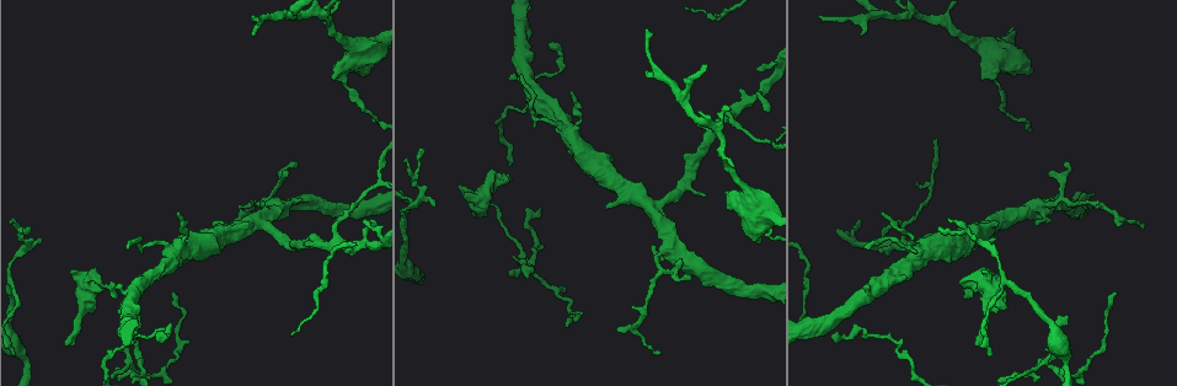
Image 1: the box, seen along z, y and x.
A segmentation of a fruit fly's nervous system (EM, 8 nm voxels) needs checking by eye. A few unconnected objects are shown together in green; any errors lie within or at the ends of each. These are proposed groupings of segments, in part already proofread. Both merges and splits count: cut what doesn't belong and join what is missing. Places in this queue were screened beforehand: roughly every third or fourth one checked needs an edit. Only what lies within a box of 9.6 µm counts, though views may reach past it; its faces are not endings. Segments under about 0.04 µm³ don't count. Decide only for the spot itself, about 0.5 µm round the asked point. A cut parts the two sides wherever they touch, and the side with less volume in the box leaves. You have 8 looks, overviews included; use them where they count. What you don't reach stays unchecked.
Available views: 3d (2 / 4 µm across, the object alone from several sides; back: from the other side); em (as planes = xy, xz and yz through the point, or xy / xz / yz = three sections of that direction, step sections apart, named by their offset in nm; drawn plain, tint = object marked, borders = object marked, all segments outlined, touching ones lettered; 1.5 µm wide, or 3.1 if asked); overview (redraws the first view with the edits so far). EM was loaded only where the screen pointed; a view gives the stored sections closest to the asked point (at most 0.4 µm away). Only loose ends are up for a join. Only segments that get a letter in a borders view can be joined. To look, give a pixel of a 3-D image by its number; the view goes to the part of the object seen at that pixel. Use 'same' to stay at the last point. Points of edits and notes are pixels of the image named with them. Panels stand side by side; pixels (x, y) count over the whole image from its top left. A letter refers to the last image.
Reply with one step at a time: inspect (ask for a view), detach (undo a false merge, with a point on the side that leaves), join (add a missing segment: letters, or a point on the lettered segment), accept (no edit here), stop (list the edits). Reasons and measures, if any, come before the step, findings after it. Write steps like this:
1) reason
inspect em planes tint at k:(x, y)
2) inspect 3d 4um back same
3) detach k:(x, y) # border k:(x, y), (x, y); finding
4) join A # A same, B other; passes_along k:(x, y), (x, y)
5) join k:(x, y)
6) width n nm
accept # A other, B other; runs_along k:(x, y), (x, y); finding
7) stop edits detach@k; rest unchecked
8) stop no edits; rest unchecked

inspect 3d 4um at 1:(985, 271)

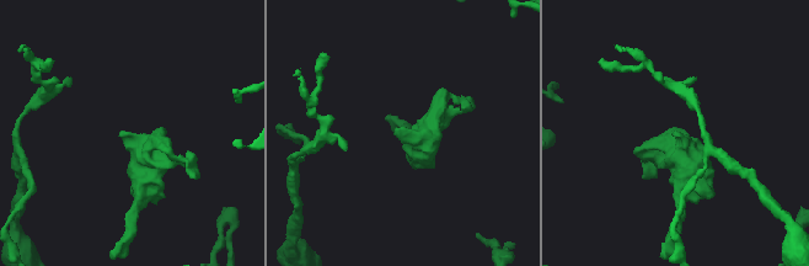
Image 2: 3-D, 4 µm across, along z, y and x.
inspect em yz step 4 tint at 2:(121, 135)

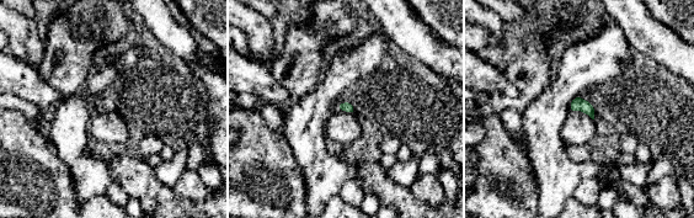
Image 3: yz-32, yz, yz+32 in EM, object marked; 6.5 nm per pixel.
cut it another way
inspect em xy step 8 borders same

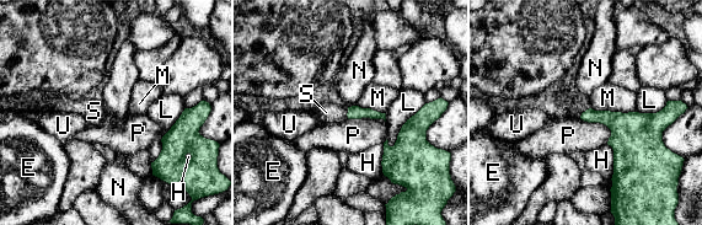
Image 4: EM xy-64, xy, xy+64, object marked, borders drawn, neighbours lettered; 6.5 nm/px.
join S # E other, H other, L other, M other, N other, P other, S same, U other; passes_along 4:(354, 112), (347, 113), (328, 112); the cell continues

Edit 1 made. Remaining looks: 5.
see it whole again
inspect overview

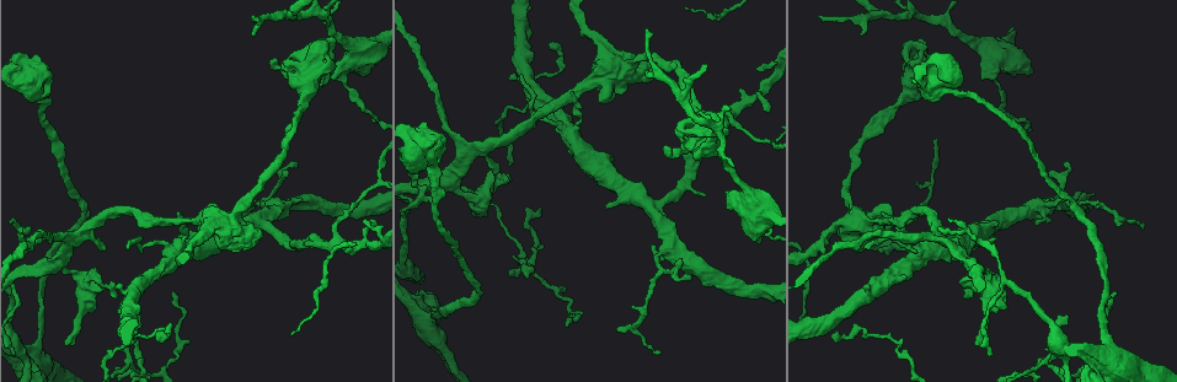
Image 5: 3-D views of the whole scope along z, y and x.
stops while still wide
inspect em planes borders at 5:(605, 208)

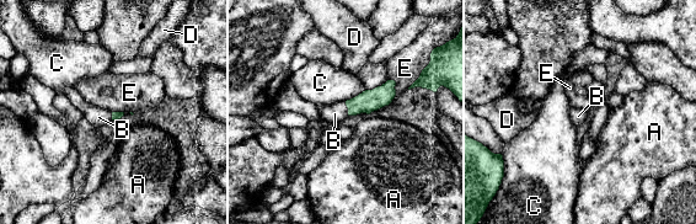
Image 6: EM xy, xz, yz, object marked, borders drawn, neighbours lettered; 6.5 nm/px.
join B # A other, B same, C other, D other, E other; the cell continues

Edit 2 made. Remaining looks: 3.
inspect overview

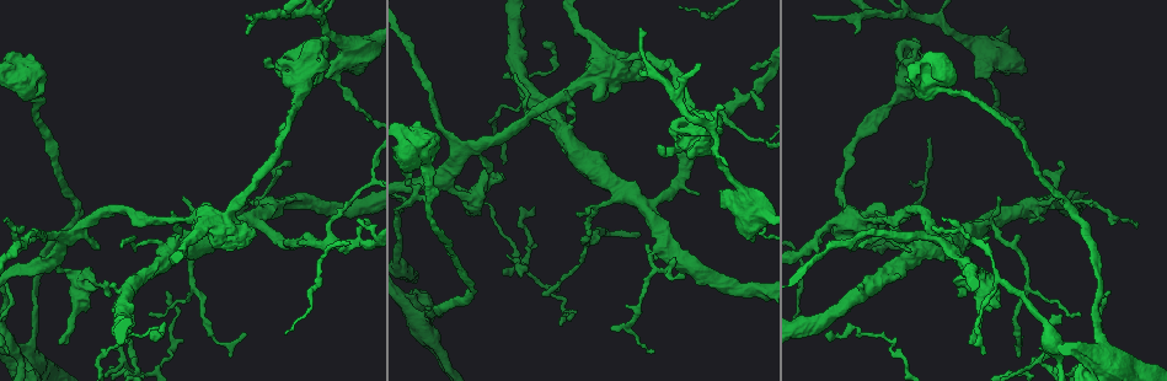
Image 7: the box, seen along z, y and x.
thin end
inspect em planes borders at 7:(970, 343)

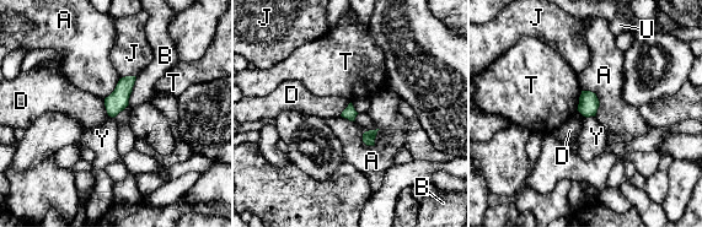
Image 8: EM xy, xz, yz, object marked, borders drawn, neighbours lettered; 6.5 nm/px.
longest_contact B 200 nm
accept # A other, B other, D other, J other, T other, U other, Y other; no lettered segment goes on from it

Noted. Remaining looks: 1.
stop edits join@4, join@6; rest unchecked

